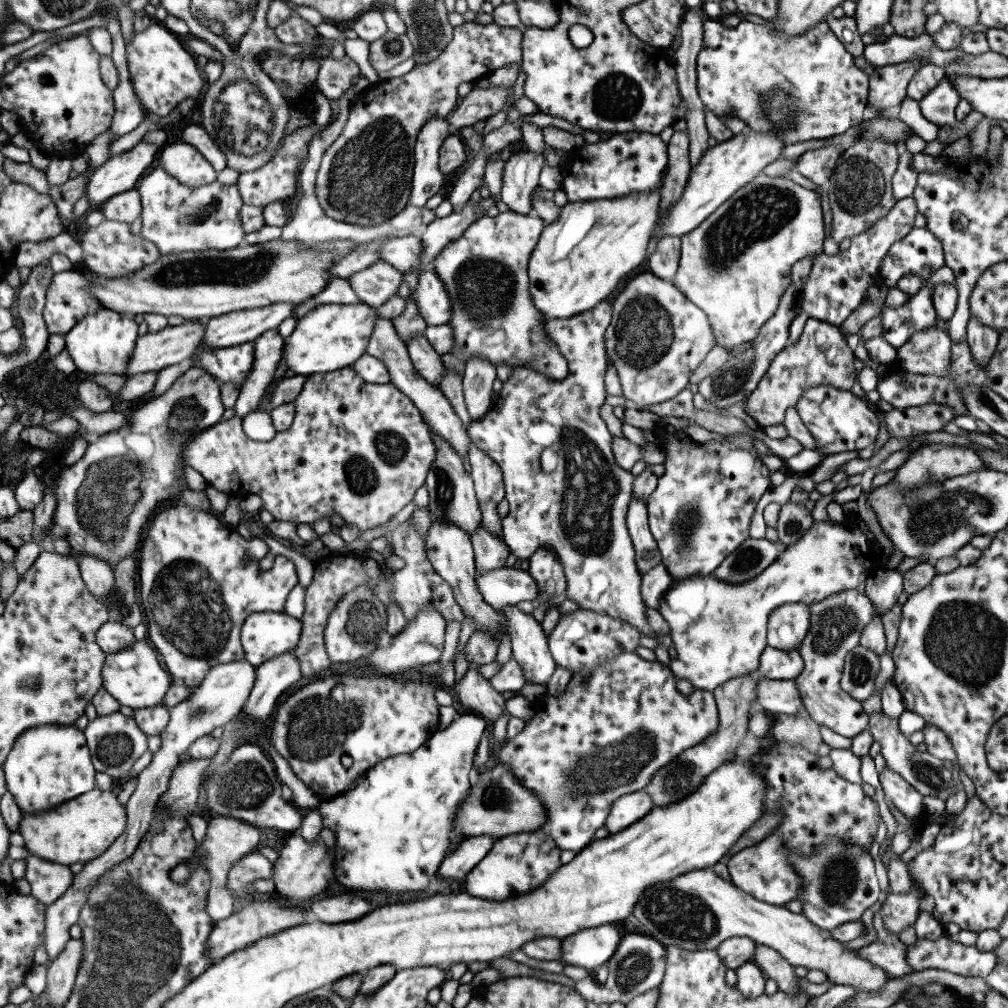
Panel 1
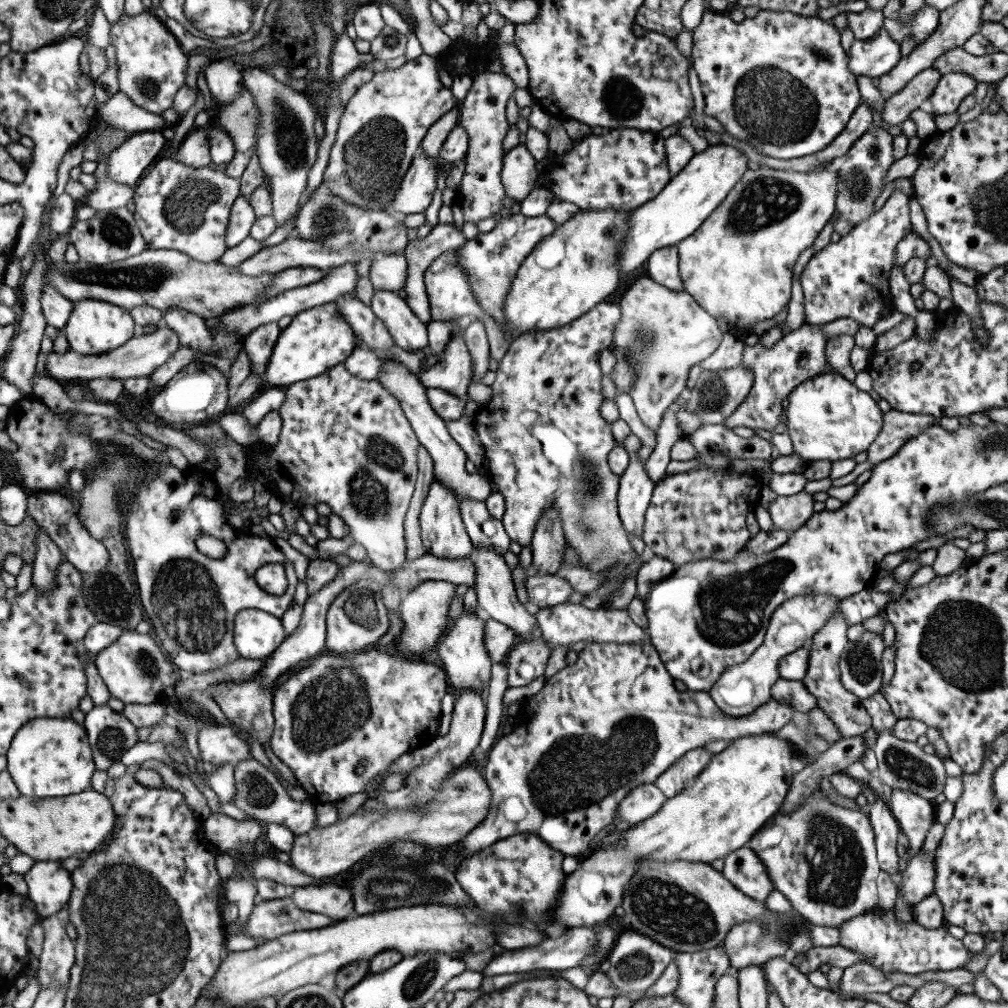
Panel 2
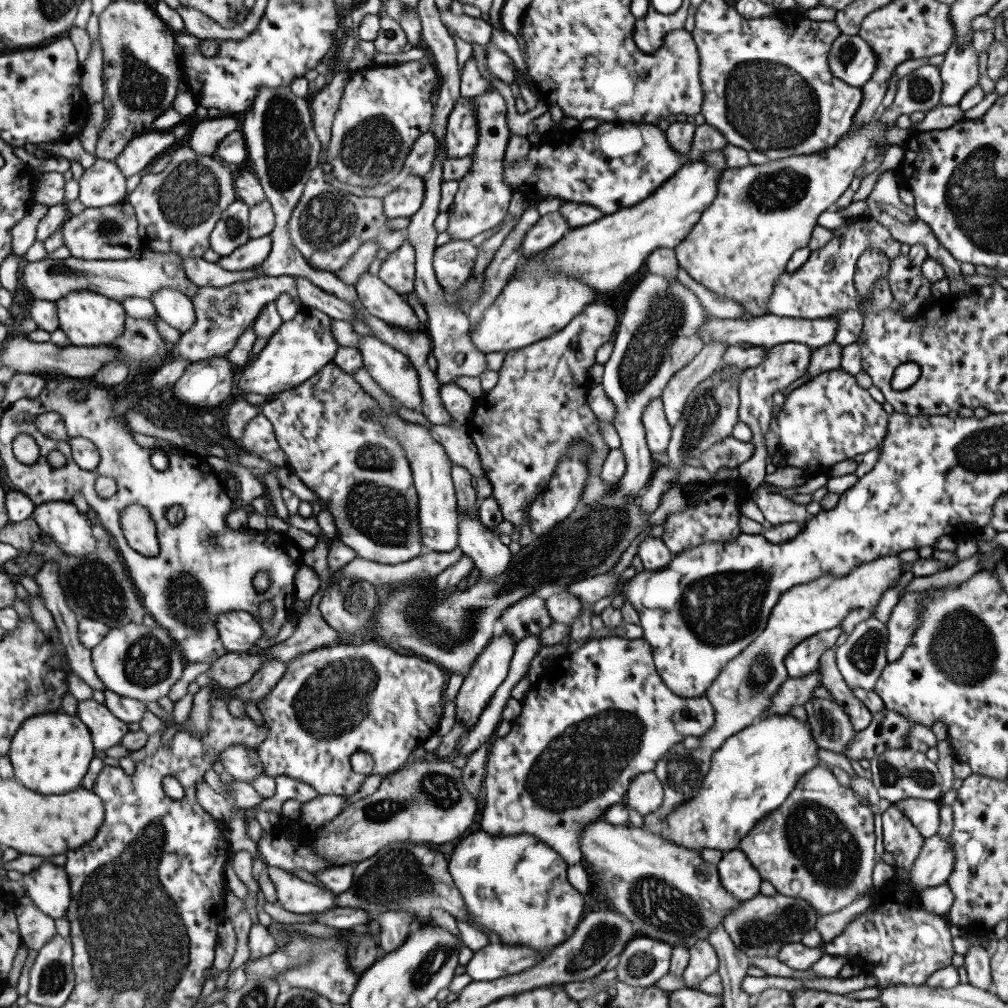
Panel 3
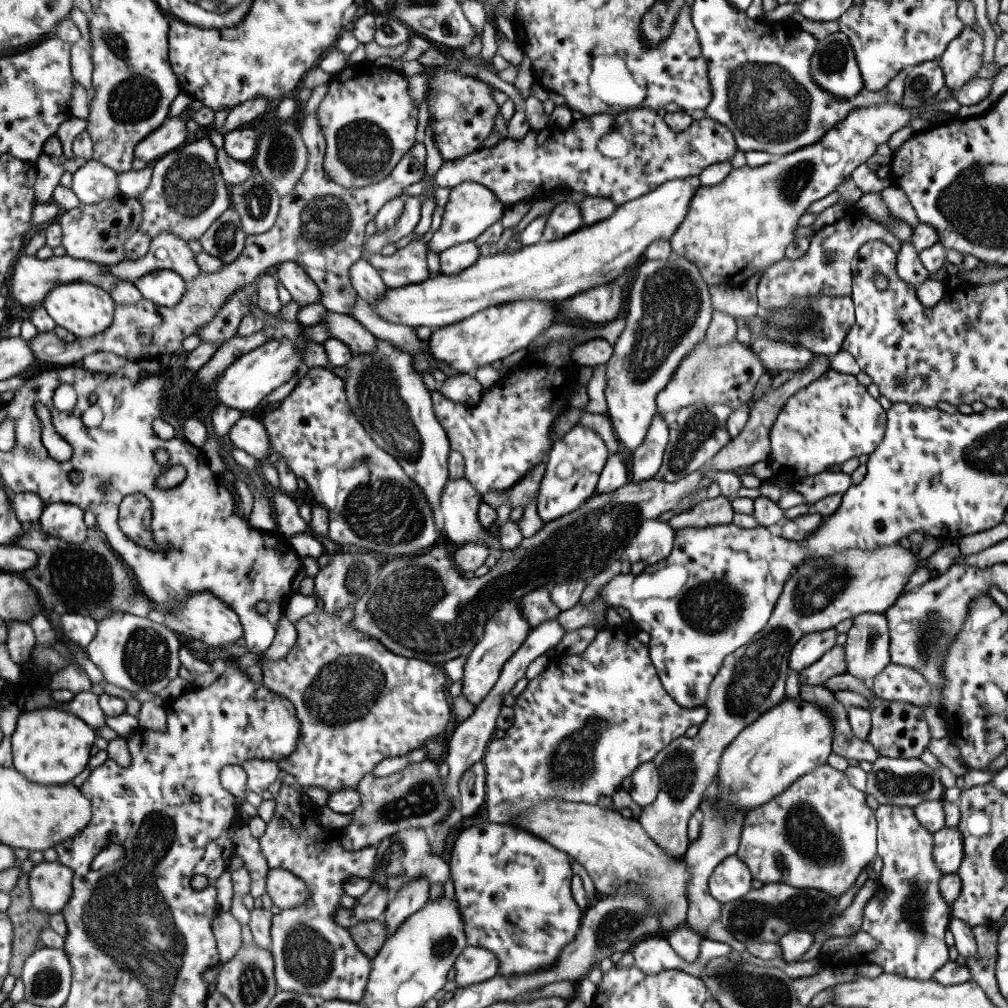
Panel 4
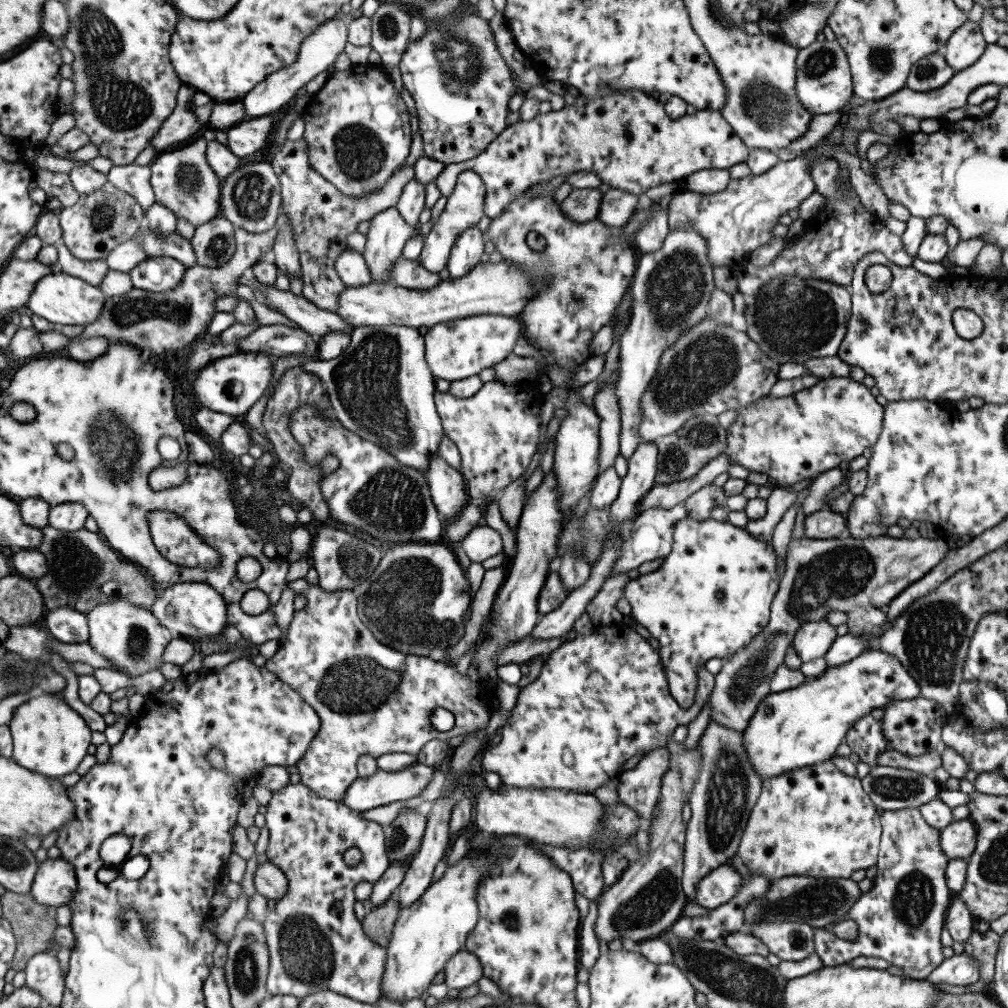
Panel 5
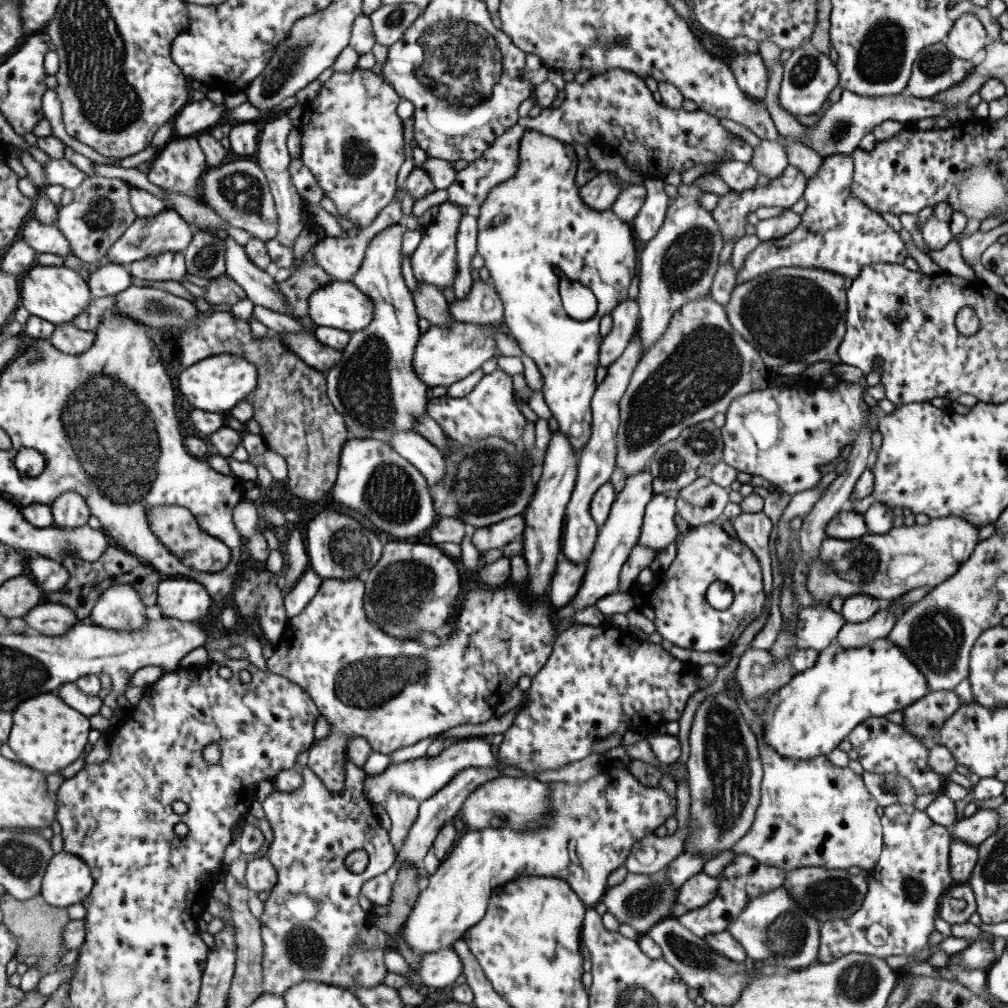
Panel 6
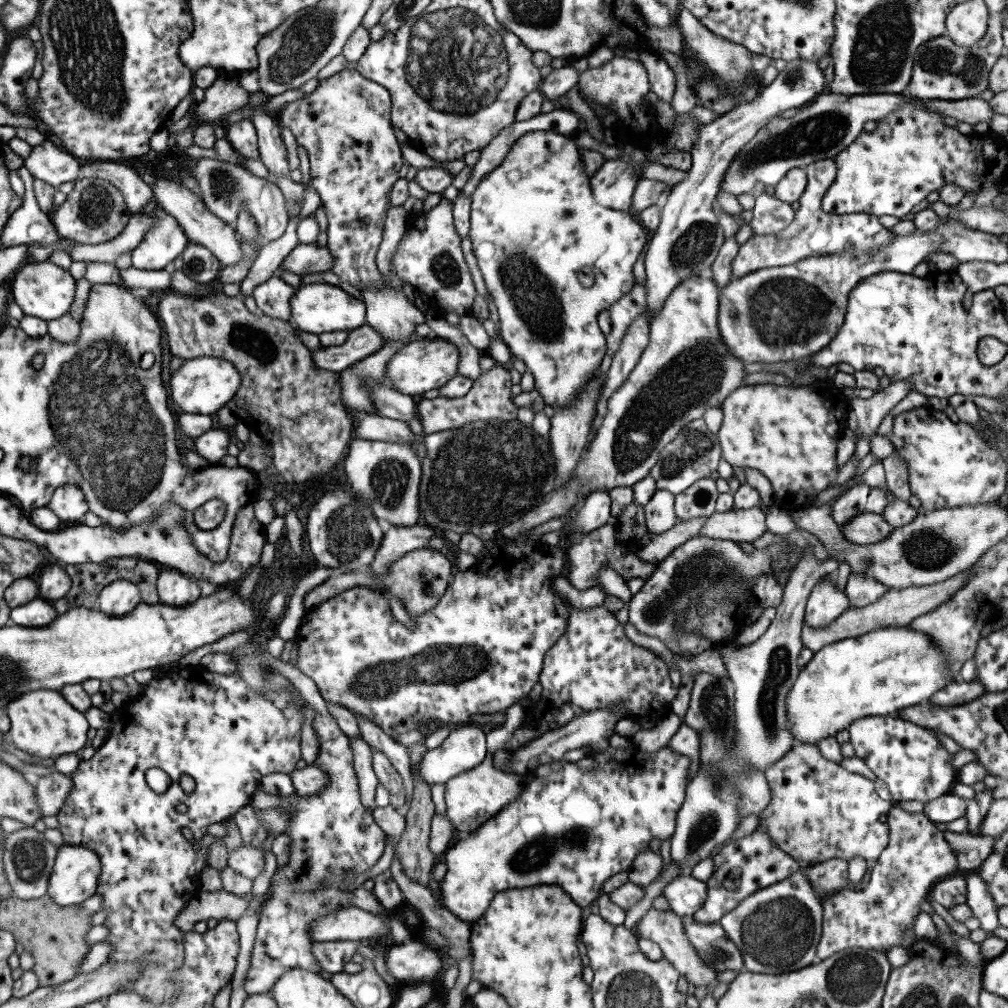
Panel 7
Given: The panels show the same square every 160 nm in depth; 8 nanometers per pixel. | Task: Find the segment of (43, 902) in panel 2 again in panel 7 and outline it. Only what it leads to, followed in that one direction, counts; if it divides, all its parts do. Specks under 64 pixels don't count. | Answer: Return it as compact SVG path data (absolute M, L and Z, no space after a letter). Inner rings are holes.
M63 845L49 879L48 894L61 906L81 905L99 890L101 856L91 847Z

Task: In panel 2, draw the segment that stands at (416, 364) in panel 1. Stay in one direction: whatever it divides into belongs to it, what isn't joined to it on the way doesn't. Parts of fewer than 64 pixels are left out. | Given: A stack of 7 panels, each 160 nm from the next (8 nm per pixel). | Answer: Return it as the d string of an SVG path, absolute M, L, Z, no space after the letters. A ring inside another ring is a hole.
M374 290L369 308L383 322L395 347L408 353L427 350L426 324L412 314L396 292Z

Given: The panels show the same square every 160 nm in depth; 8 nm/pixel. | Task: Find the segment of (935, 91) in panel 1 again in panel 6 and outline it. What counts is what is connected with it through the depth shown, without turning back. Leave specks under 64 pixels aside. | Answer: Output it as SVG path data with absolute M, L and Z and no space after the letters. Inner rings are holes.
M964 12L955 19L943 43L955 58L969 61L977 50L981 50L991 41L976 15L972 12Z

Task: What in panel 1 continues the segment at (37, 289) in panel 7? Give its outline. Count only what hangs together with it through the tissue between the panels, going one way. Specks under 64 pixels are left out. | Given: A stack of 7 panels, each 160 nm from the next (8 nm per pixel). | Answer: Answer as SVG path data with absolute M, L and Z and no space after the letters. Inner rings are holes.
M103 309L85 316L64 336L66 350L71 356L77 373L125 375L137 345L138 317Z

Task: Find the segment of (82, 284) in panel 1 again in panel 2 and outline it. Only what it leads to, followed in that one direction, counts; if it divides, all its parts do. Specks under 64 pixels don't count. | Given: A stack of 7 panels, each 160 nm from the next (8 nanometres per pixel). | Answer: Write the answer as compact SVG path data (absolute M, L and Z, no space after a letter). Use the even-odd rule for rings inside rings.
M47 284L42 296L42 310L48 326L63 330L69 323L71 313L76 305L75 301L68 299L56 286Z

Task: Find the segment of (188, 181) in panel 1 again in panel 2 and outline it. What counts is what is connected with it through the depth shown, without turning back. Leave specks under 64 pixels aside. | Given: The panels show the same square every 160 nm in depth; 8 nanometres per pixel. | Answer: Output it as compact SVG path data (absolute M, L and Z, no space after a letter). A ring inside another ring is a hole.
M206 126L193 127L193 131L180 141L174 155L169 158L183 162L185 166L193 168L201 168L211 164Z

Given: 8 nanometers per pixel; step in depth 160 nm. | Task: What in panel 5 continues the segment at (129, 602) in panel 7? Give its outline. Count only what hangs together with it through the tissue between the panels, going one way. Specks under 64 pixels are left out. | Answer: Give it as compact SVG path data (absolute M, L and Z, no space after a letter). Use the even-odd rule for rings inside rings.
M115 596L111 602L96 606L88 614L90 640L92 647L116 668L128 676L137 678L150 670L157 670L162 665L161 656L171 640L159 619L148 609L125 601L125 597Z

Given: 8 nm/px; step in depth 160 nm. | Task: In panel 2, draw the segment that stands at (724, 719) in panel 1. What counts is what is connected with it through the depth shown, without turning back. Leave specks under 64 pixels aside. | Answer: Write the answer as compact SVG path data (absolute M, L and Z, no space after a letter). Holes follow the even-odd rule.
M797 595L786 599L771 614L762 643L743 662L726 666L707 692L727 716L739 718L751 714L770 699L771 685L779 679L777 661L801 648L828 621L839 599L829 595ZM703 747L688 750L652 782L667 799L679 795L710 761L712 755Z

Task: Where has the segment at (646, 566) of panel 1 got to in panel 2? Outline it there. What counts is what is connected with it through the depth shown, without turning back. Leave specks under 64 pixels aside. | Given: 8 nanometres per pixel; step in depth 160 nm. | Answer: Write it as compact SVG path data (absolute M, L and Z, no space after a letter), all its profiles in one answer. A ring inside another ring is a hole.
M637 452L627 454L629 463L618 480L617 512L624 530L641 537L644 513L650 506L654 483L649 480L644 469L645 461L639 461Z

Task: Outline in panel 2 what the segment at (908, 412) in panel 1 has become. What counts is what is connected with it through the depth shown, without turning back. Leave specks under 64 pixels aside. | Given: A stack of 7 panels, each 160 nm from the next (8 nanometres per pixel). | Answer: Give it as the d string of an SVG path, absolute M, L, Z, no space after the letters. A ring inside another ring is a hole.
M889 409L882 414L880 431L865 452L867 462L875 466L887 458L892 458L907 440L934 422L936 418L930 414L909 414Z

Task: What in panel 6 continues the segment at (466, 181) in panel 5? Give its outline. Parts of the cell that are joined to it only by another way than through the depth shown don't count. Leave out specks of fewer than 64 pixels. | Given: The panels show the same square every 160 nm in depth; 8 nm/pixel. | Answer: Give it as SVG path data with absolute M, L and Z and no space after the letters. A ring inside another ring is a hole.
M449 201L440 203L439 212L437 212L433 224L429 224L423 230L417 247L410 254L411 270L416 280L435 286L440 293L444 286L452 286L457 270L455 239L456 228L462 215L463 212L459 205L454 205Z

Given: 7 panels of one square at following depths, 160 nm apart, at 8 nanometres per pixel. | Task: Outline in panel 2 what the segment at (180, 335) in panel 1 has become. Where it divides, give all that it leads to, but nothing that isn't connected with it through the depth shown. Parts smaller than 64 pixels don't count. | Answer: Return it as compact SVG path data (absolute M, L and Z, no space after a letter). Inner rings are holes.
M159 325L155 332L137 333L132 341L127 345L121 346L120 349L111 350L103 355L81 355L73 350L68 350L63 355L51 352L45 359L46 374L55 380L72 380L80 379L85 382L97 378L113 378L113 379L131 379L140 377L149 377L154 370L165 363L180 346L175 332L171 332L169 328Z

